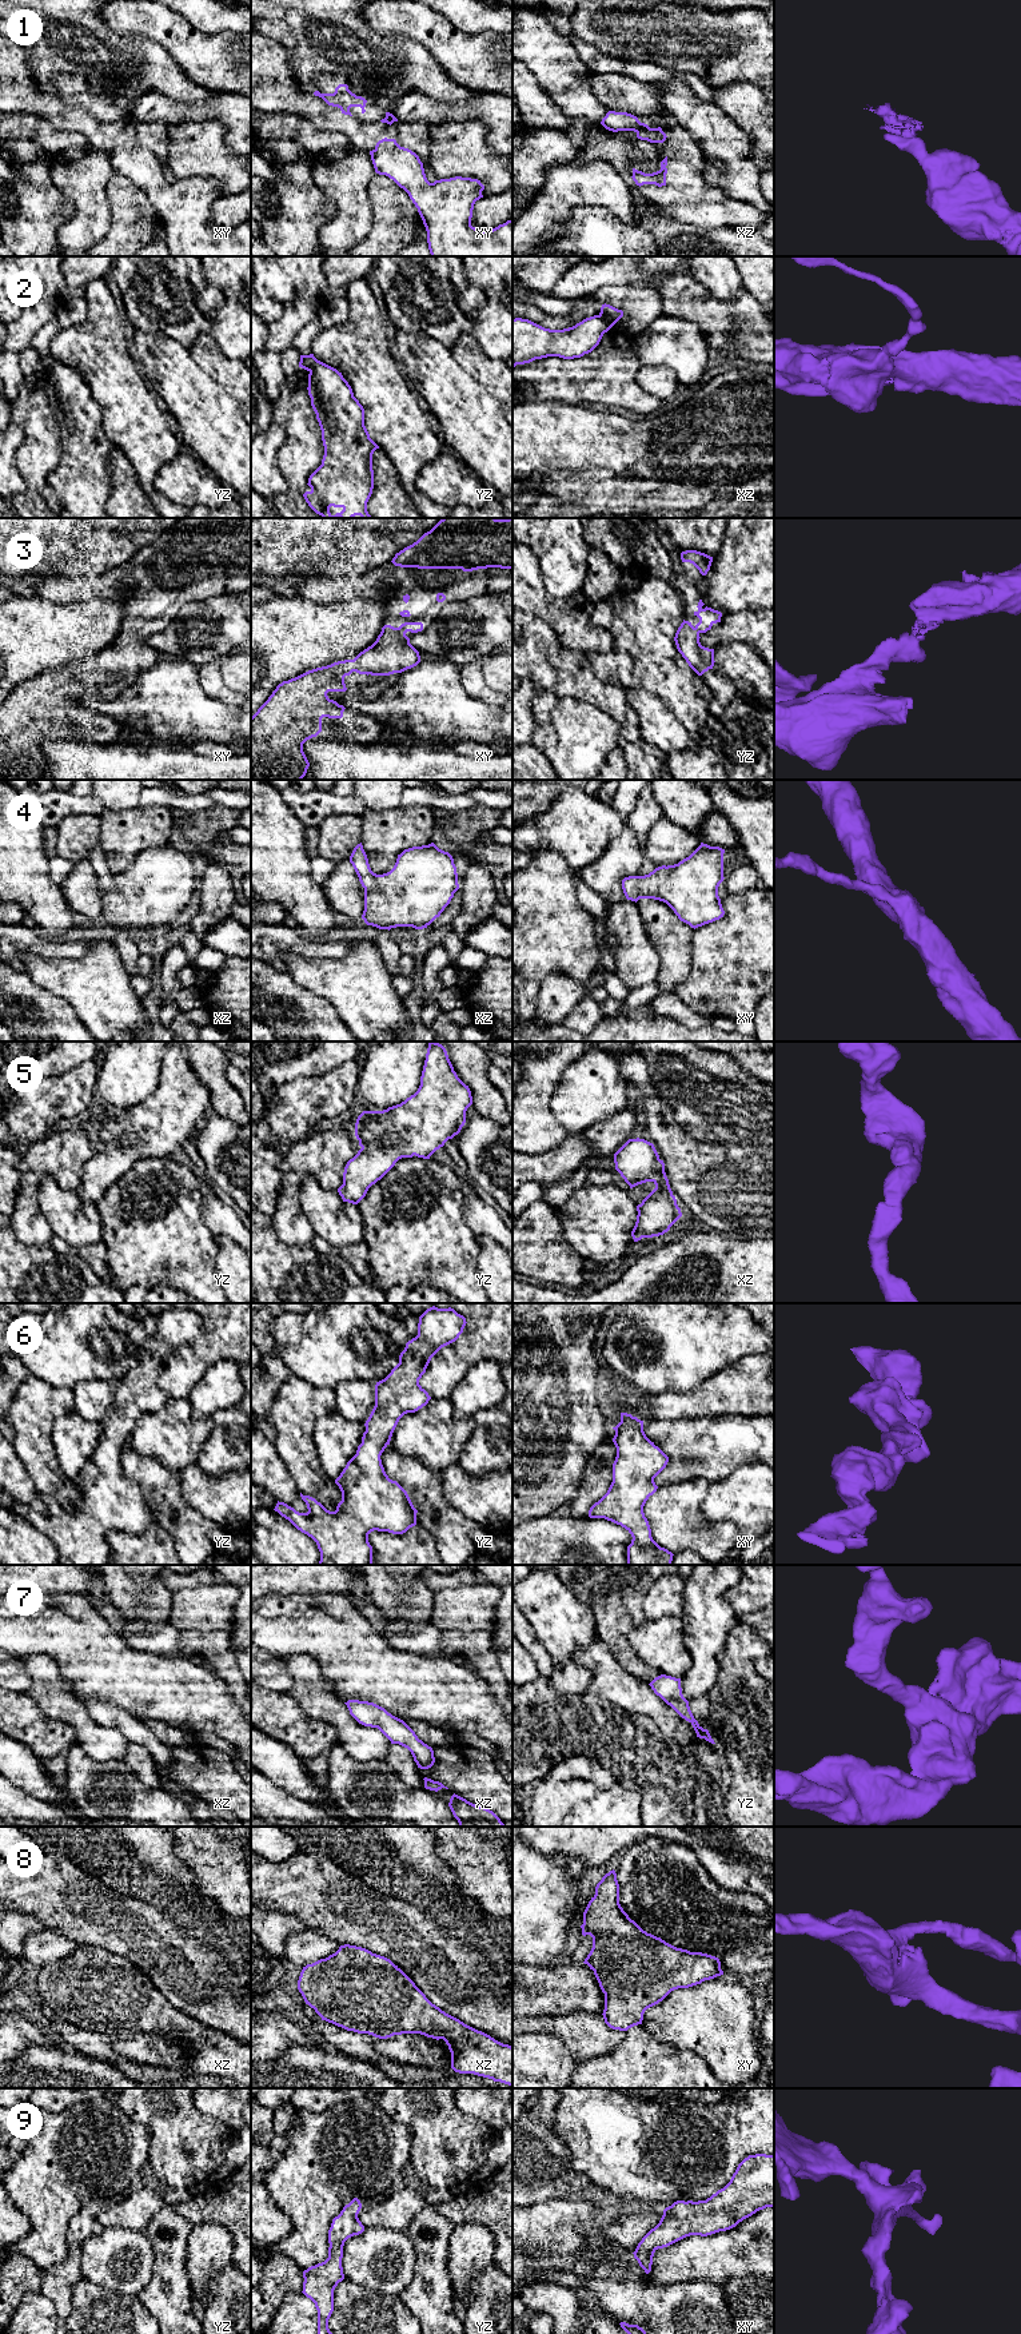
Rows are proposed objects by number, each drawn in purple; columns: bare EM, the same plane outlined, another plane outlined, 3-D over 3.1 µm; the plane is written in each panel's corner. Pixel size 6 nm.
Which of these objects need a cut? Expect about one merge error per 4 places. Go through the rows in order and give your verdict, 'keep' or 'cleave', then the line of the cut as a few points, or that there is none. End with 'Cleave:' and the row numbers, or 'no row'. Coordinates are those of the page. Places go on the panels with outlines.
1: cleave; cut in xy along (399, 146), (378, 147), (375, 150)
2: cleave; cut in xz along (598, 315), (611, 326)
3: keep; no cut
4: keep; no cut
5: keep; no cut
6: keep; no cut
7: keep; no cut
8: keep; no cut
9: keep; no cut
Cleave: 1, 2

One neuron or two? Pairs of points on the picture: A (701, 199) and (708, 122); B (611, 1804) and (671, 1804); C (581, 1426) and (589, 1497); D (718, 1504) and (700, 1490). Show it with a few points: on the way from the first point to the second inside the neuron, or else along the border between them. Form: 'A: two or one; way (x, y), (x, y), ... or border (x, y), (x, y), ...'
A: two; border (686, 130), (709, 162), (704, 176), (716, 184)
B: two; border (618, 1783), (633, 1789), (641, 1797), (642, 1812)
C: two; border (587, 1468), (578, 1485), (578, 1494), (574, 1498)
D: two; border (709, 1484), (701, 1514), (713, 1525)

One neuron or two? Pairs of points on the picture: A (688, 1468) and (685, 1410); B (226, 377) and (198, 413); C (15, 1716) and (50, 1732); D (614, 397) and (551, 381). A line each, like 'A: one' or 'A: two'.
A: two
B: two
C: one
D: one

